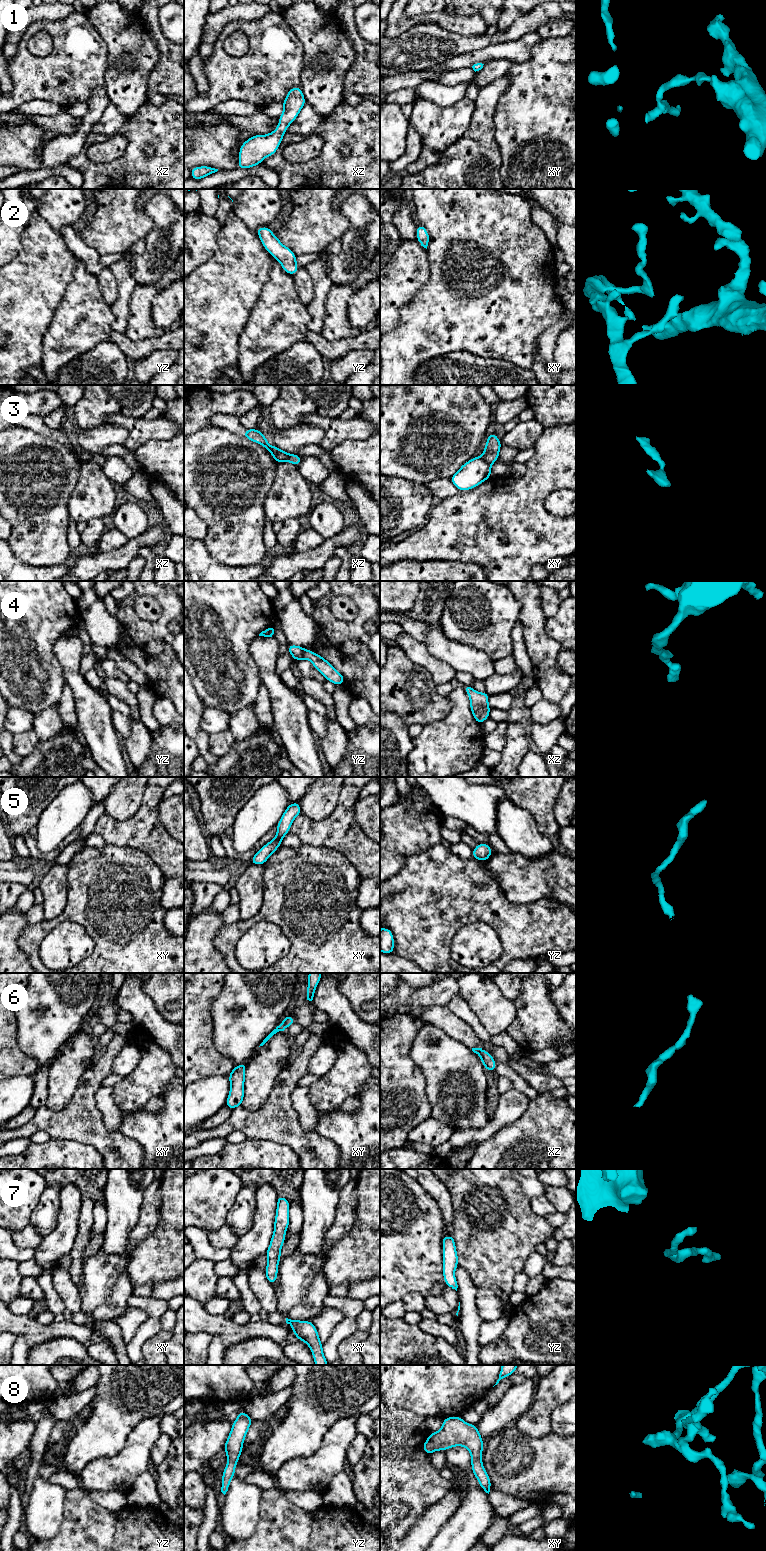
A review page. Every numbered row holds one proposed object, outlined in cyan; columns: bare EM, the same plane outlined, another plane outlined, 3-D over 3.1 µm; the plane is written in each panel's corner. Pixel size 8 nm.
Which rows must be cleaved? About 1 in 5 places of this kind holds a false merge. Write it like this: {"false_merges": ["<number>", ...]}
{"false_merges": ["3"]}

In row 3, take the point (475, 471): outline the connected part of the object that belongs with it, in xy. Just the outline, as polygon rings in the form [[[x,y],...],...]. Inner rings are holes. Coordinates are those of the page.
[[[474,457],[463,464],[450,480],[459,490],[470,490],[491,478],[491,467],[482,457]]]

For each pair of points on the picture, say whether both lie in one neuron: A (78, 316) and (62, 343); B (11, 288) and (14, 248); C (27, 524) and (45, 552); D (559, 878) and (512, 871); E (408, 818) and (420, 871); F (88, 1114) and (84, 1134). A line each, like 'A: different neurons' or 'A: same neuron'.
A: same neuron
B: different neurons
C: same neuron
D: same neuron
E: different neurons
F: same neuron

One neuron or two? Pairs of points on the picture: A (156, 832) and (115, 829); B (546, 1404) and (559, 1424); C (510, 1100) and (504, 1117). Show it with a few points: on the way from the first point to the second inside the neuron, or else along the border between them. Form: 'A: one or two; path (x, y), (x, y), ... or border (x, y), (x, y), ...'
A: one; path (146, 832), (125, 832)
B: two; border (565, 1402), (559, 1405), (552, 1413), (551, 1431)
C: one; path (510, 1104), (509, 1109), (505, 1113)

